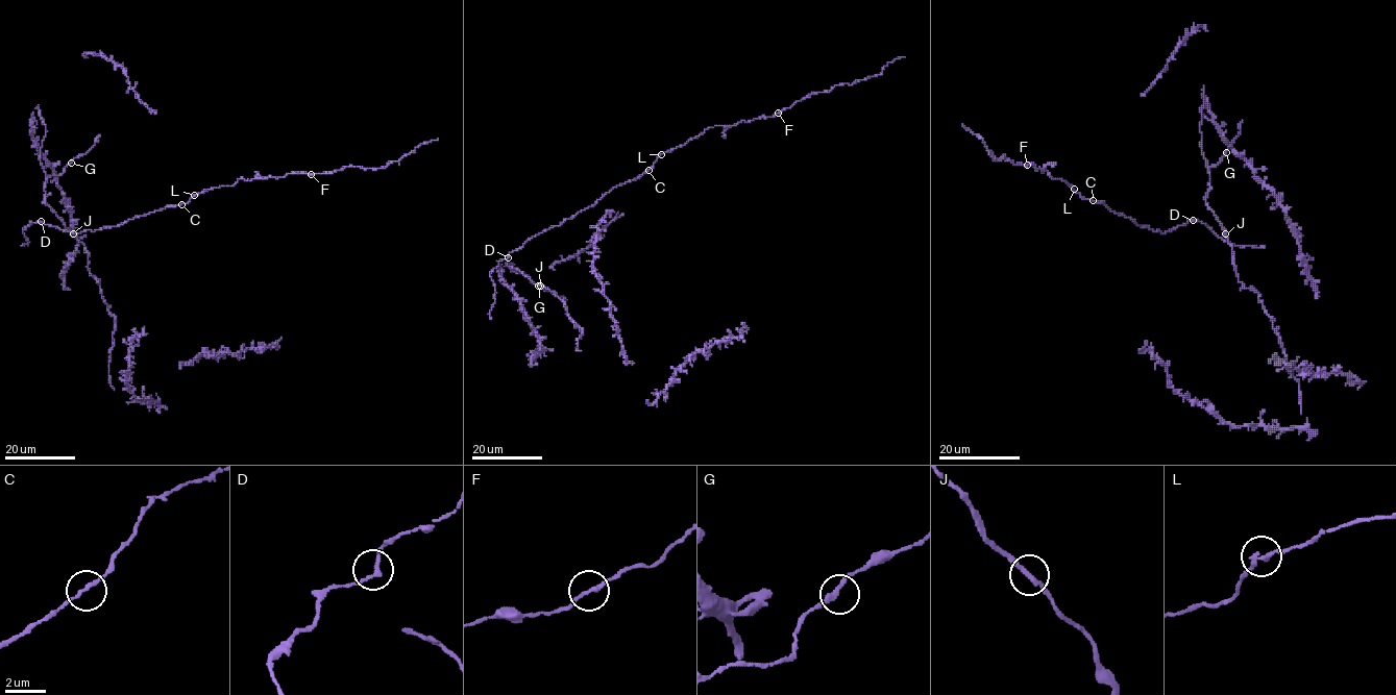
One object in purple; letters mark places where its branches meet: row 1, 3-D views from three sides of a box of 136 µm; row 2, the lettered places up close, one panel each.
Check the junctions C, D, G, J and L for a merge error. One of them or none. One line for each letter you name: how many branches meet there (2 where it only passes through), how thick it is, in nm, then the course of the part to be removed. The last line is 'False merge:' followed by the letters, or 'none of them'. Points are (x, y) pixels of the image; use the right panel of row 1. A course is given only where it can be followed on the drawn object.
False merge: none of them

